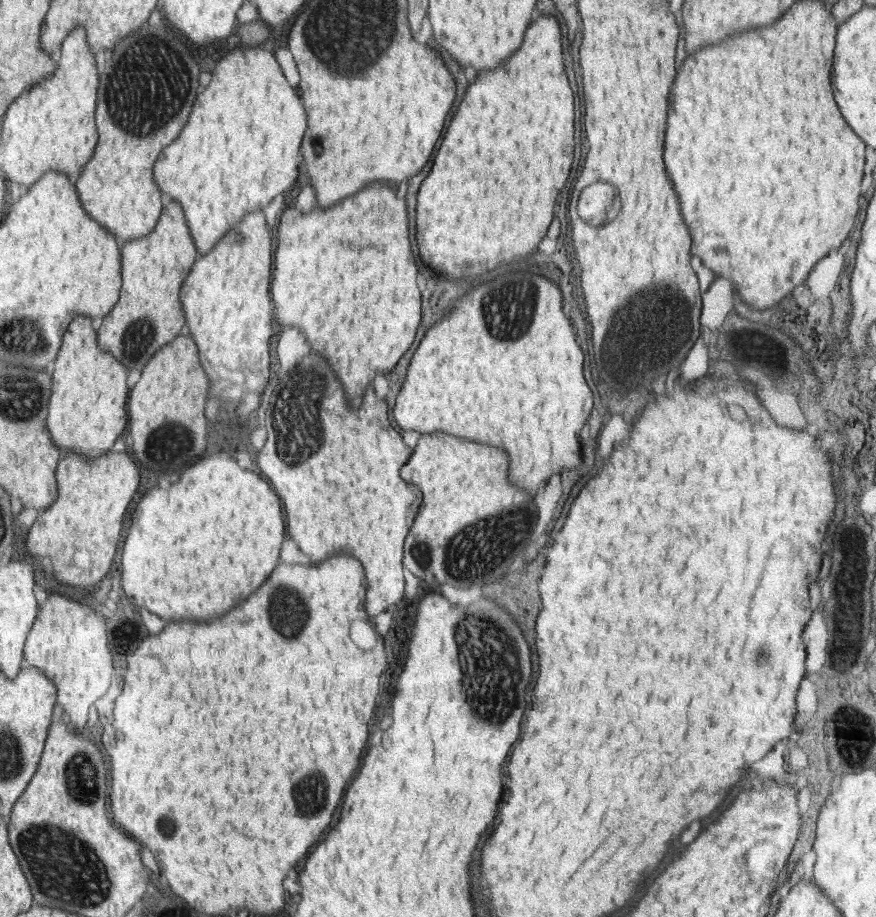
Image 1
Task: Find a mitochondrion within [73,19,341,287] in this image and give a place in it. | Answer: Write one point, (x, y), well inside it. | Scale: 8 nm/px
(142, 99)

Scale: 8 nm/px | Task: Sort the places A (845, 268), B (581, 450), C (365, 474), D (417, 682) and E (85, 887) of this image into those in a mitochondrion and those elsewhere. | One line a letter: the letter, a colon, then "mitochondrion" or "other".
A: other
B: other
C: other
D: other
E: mitochondrion

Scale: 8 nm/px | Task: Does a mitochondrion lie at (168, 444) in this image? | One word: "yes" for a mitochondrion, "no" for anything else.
yes

